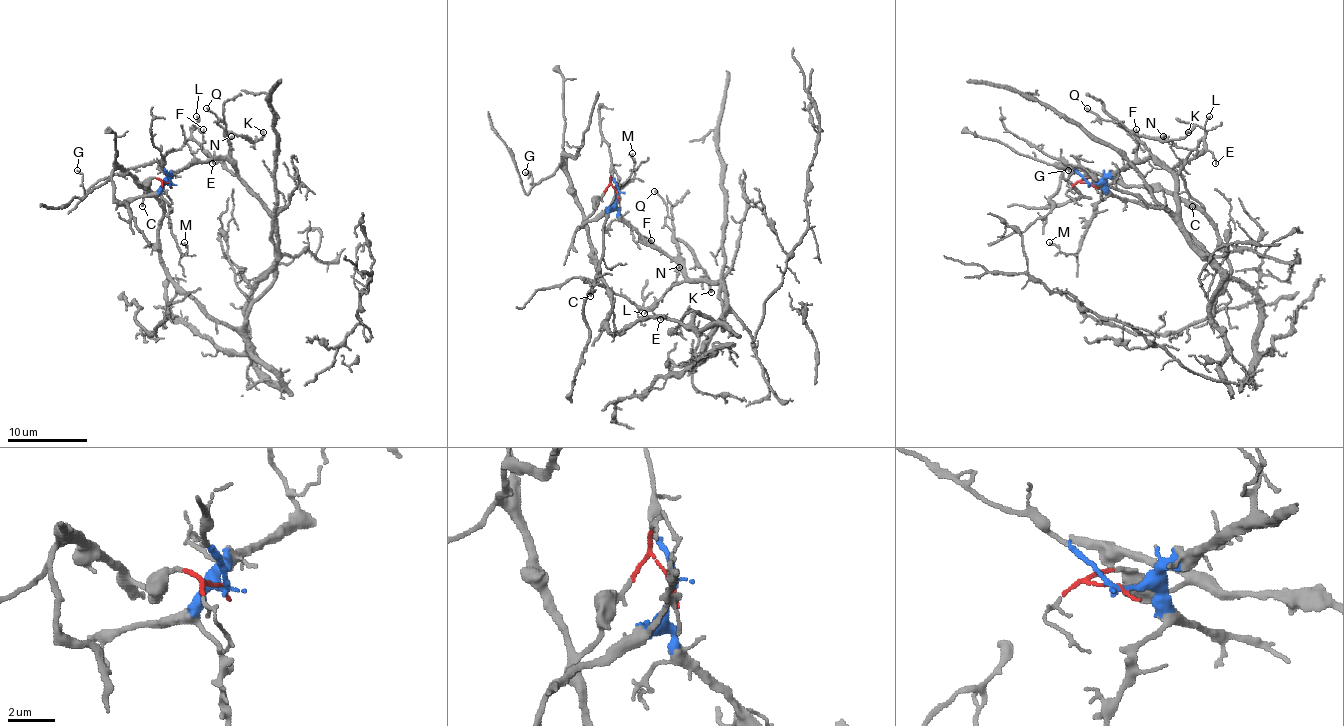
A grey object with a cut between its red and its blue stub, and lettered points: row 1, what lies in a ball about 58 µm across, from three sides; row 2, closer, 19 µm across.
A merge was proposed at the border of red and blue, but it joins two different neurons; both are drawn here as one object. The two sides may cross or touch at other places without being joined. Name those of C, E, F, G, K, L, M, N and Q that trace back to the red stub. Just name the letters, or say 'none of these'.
C, G

